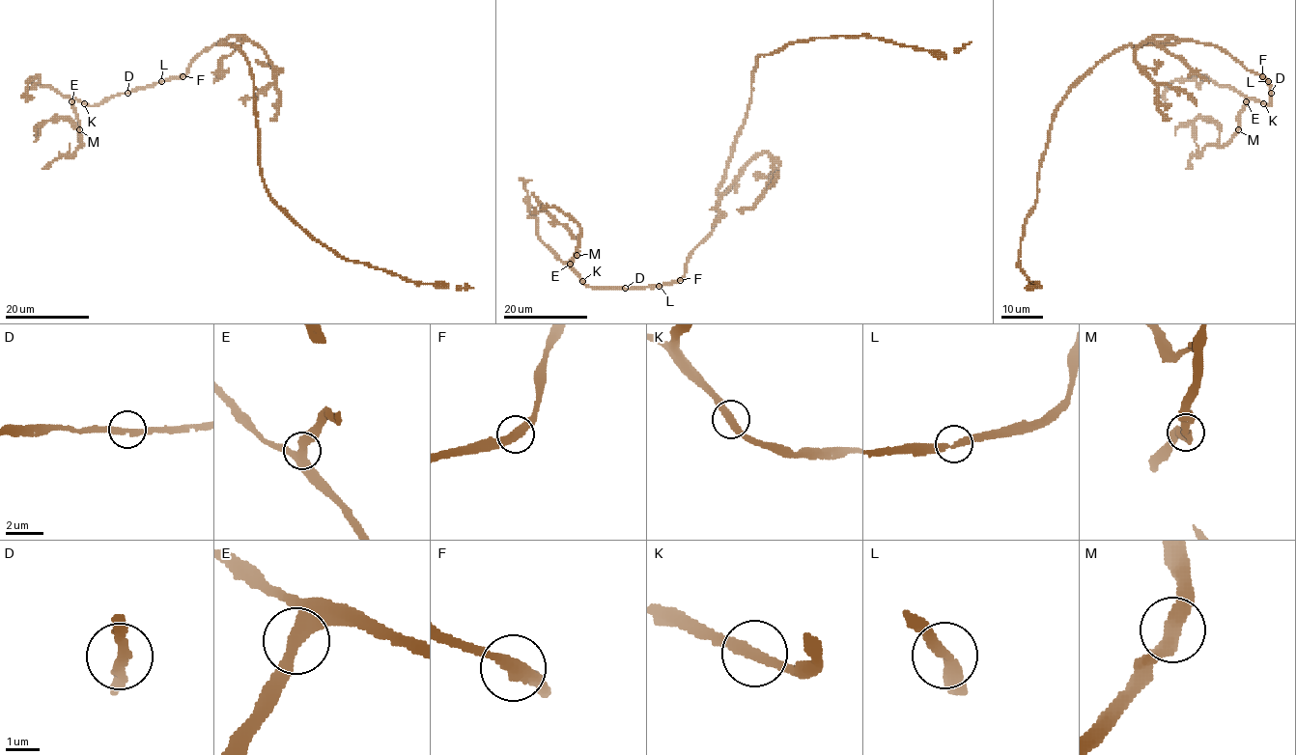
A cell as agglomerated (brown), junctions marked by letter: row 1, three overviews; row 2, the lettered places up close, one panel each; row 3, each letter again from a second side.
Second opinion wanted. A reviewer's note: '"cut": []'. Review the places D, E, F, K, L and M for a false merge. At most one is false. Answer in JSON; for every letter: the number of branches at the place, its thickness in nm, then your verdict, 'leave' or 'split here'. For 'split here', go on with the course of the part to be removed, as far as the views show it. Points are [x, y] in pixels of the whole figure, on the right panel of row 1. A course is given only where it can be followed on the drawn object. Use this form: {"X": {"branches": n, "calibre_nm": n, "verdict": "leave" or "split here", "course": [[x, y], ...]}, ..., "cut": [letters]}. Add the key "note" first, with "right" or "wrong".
{"note": "right", "D": {"branches": 2, "calibre_nm": 260, "verdict": "leave"}, "E": {"branches": 2, "calibre_nm": 420, "verdict": "leave"}, "F": {"branches": 2, "calibre_nm": 420, "verdict": "leave"}, "K": {"branches": 2, "calibre_nm": 320, "verdict": "leave"}, "L": {"branches": 2, "calibre_nm": 280, "verdict": "leave"}, "M": {"branches": 2, "calibre_nm": 360, "verdict": "leave"}, "cut": []}

